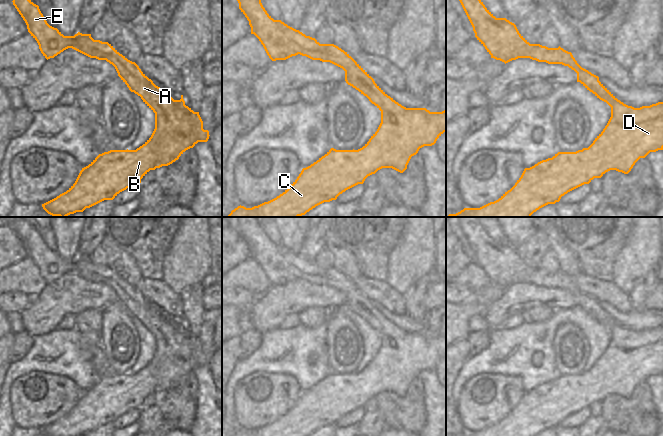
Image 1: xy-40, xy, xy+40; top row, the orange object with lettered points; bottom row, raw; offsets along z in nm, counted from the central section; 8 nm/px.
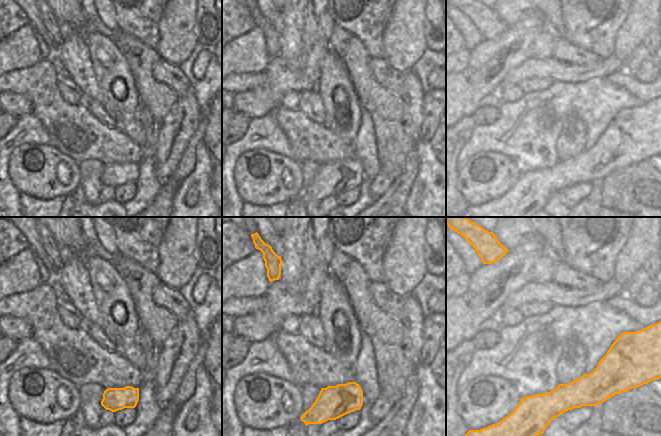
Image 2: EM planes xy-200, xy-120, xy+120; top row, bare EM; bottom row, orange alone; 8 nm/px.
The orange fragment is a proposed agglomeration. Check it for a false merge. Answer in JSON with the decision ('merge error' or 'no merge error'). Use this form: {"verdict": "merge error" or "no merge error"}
{"verdict": "no merge error"}

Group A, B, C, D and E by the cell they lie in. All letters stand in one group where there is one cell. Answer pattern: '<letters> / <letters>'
A B C D E

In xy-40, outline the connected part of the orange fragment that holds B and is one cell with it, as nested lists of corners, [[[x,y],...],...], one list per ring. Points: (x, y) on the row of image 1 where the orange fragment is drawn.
[[[13,0],[12,2],[25,21],[28,32],[37,41],[41,53],[47,60],[54,58],[68,48],[72,48],[90,58],[106,60],[115,67],[118,76],[127,85],[129,90],[140,96],[143,102],[155,113],[155,129],[151,137],[142,146],[136,150],[110,150],[99,154],[88,166],[82,168],[75,183],[66,192],[42,204],[43,209],[48,214],[52,216],[67,217],[76,212],[83,212],[86,208],[90,208],[104,200],[113,200],[120,192],[126,190],[130,186],[140,184],[141,179],[150,170],[155,170],[162,166],[168,166],[178,160],[186,150],[193,148],[198,142],[208,141],[210,136],[209,131],[203,129],[203,121],[199,112],[194,112],[191,108],[185,105],[183,95],[181,95],[180,100],[174,100],[160,87],[156,86],[153,81],[141,71],[135,62],[128,60],[108,42],[94,40],[91,37],[91,34],[82,34],[80,32],[74,36],[64,36],[57,28],[54,28],[47,23],[39,9],[39,6],[34,4],[31,0]]]

